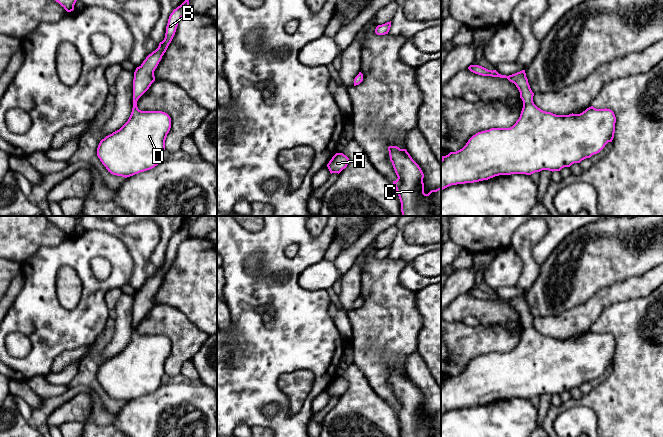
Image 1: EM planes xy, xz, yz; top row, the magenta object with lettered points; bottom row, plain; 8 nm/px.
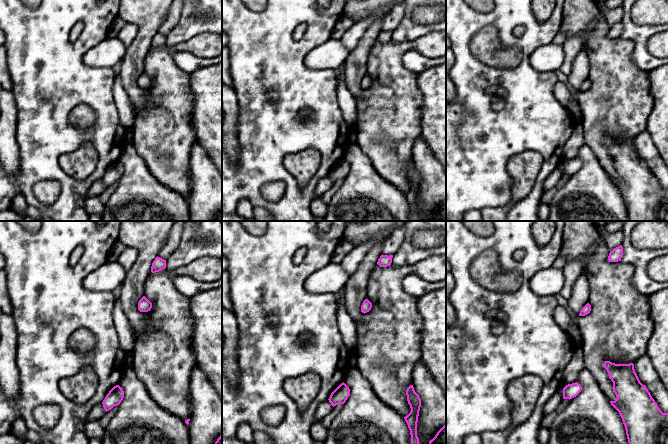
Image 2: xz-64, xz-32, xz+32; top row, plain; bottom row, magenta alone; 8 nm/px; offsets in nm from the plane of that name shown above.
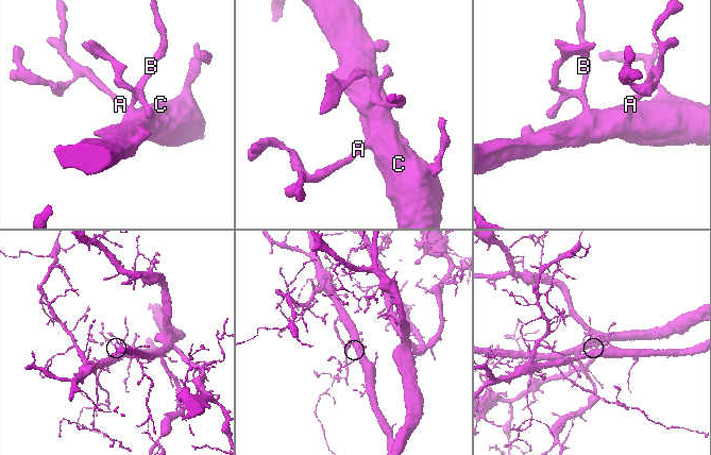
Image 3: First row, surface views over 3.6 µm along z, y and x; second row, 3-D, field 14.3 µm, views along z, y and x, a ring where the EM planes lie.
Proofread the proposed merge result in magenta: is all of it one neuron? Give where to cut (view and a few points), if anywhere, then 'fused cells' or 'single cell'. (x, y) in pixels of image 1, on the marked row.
no cut | single cell

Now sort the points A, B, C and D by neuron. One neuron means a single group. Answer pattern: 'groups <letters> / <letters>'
groups A B C D

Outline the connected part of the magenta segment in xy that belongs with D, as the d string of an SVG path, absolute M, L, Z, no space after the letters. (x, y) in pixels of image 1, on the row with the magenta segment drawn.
M185 0L170 14L164 40L134 72L133 108L128 121L98 145L97 156L113 175L127 178L150 170L162 161L171 118L162 111L141 111L137 101L155 81L154 71L171 43L179 21L188 13L189 0Z

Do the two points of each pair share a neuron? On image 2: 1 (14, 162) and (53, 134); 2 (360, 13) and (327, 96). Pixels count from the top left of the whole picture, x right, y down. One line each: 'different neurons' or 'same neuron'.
1: different neurons
2: different neurons

